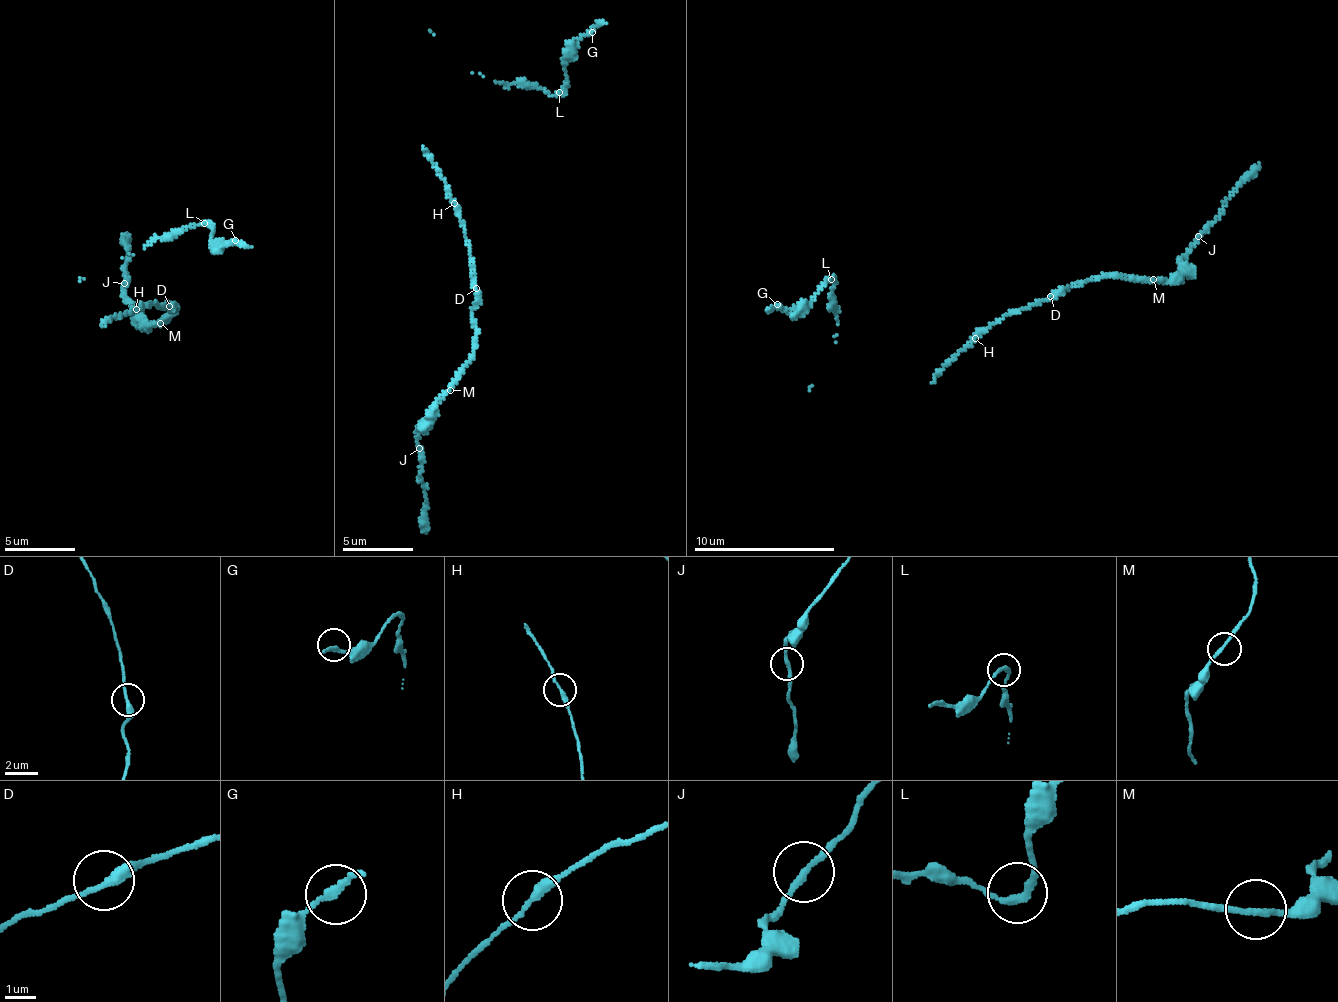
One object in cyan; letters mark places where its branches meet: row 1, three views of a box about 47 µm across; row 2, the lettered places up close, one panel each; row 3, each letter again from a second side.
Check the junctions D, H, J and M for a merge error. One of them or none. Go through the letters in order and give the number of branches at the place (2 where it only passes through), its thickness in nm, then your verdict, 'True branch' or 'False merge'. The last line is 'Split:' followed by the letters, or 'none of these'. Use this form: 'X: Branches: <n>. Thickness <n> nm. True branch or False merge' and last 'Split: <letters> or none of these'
D: Branches: 2. Thickness 240 nm. True branch
H: Branches: 2. Thickness 240 nm. True branch
J: Branches: 2. Thickness 200 nm. True branch
M: Branches: 2. Thickness 190 nm. True branch
Split: none of these

